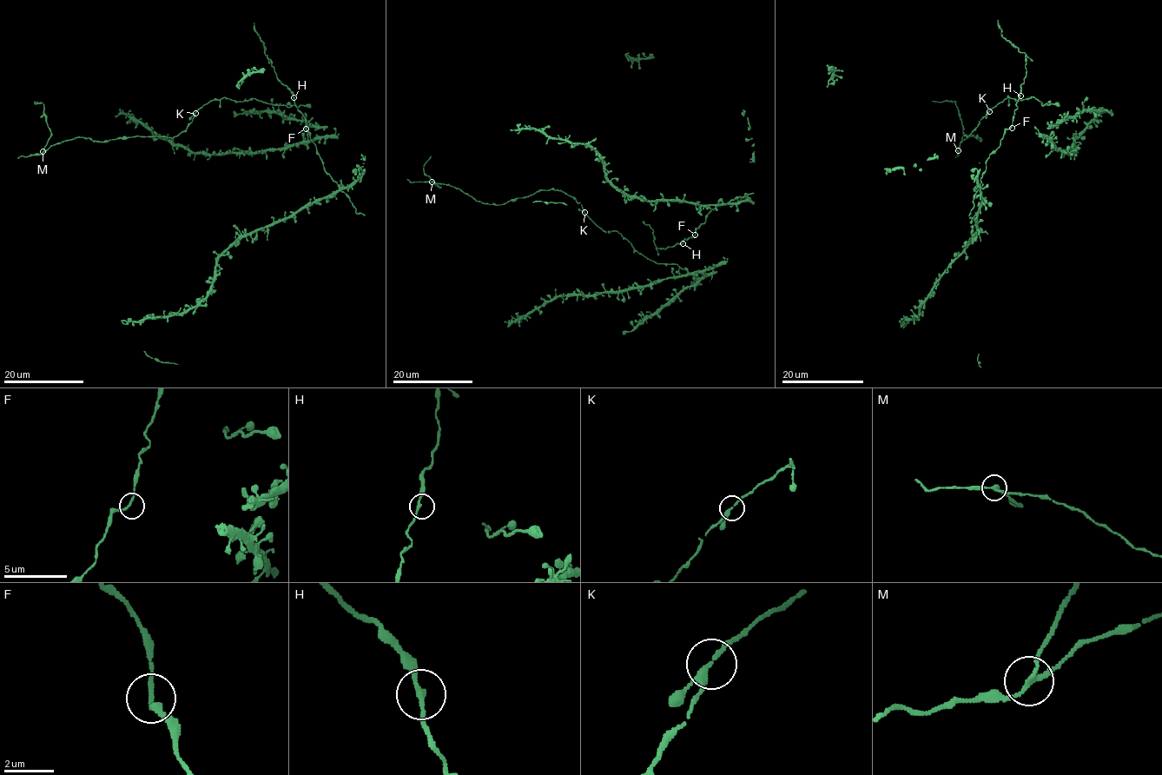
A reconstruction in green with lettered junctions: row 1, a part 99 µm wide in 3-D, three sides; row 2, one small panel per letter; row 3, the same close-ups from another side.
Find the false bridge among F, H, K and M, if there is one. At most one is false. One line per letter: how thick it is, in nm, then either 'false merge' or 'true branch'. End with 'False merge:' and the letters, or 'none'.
F: 170 nm | true branch
H: 190 nm | true branch
K: 200 nm | true branch
M: 150 nm | false merge
False merge: M

